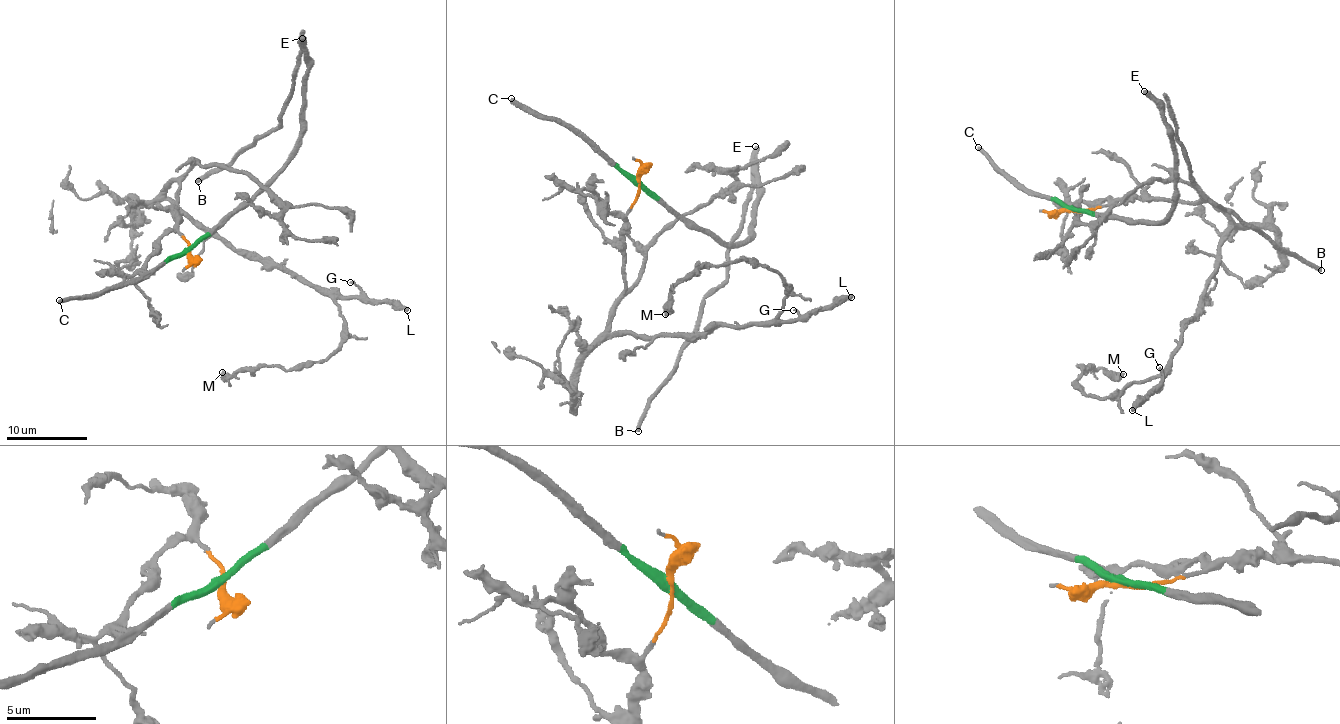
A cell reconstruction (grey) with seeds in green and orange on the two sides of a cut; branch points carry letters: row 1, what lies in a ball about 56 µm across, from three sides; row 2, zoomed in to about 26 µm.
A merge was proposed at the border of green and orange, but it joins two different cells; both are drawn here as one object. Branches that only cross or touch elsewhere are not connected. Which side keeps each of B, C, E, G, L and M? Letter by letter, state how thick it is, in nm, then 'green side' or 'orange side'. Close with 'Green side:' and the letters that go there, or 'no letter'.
B: 360 nm thick; green side
C: 360 nm thick; green side
E: 440 nm thick; green side
G: 180 nm thick; orange side
L: 400 nm thick; orange side
M: 360 nm thick; orange side
Green side: B, C, E

